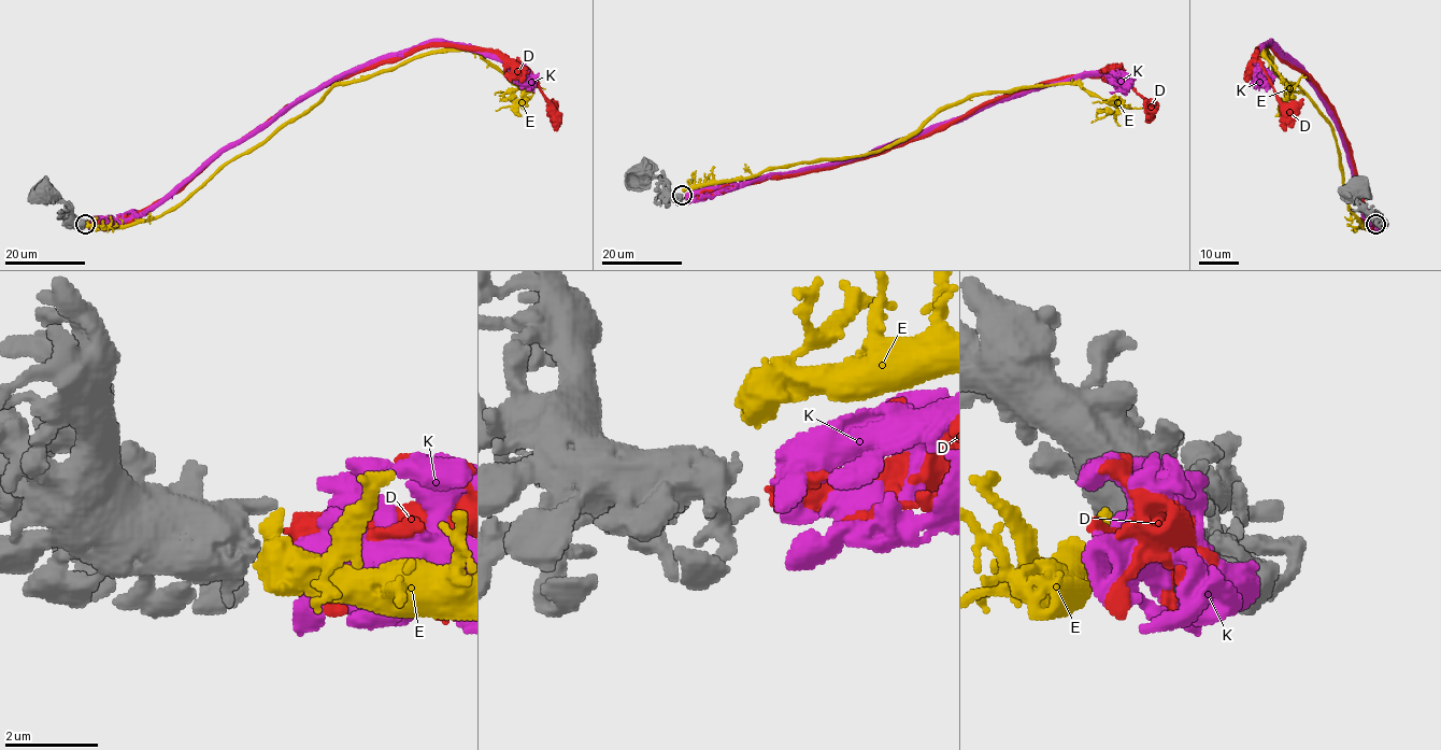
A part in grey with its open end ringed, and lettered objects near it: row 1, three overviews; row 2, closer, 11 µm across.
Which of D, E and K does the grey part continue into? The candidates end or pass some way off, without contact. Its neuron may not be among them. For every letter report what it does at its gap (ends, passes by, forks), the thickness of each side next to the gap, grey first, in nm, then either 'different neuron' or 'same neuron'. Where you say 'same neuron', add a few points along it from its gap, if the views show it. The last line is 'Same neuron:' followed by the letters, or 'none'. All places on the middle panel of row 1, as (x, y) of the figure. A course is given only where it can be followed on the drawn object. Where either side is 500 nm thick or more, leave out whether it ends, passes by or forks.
D: it passes by; calibres 380 and 440 nm; different neuron
E: calibres 380 and 600 nm; different neuron
K: it forks; calibres 380 and 400 nm; same neuron; course (685, 196), (717, 187), (742, 186), (756, 180), (860, 158), (1039, 87), (1096, 75), (1122, 78), (1130, 86)
Same neuron: K

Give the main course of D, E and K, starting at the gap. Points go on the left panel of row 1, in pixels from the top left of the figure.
D: (88, 223), (137, 216), (298, 101), (427, 46), (500, 51), (519, 61), (558, 130)
E: (86, 224), (129, 225), (172, 211), (339, 84), (425, 55), (478, 51), (498, 66), (522, 98), (496, 111)
K: (88, 224), (145, 215), (222, 153), (298, 103), (350, 73), (423, 46), (475, 48), (499, 56), (533, 92)

